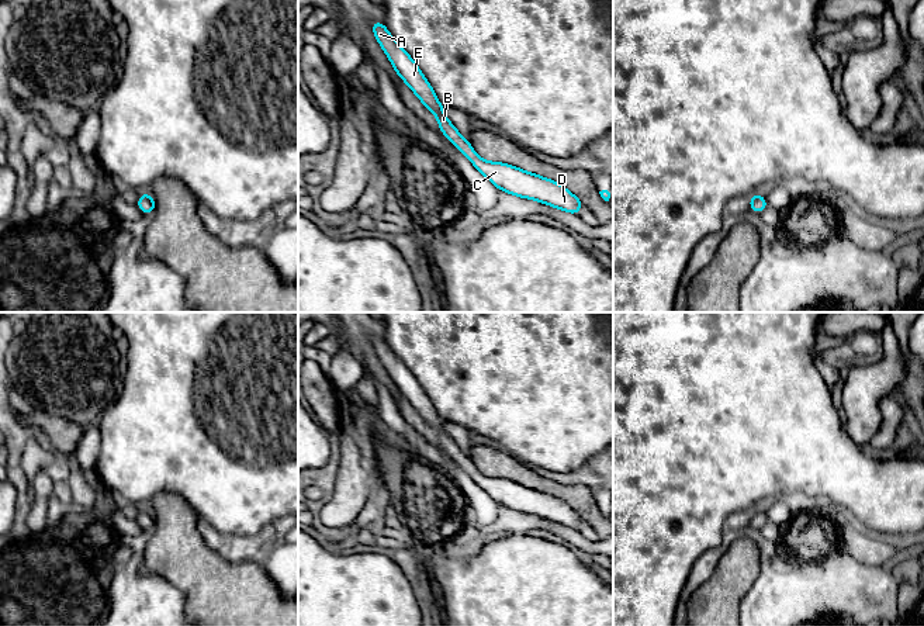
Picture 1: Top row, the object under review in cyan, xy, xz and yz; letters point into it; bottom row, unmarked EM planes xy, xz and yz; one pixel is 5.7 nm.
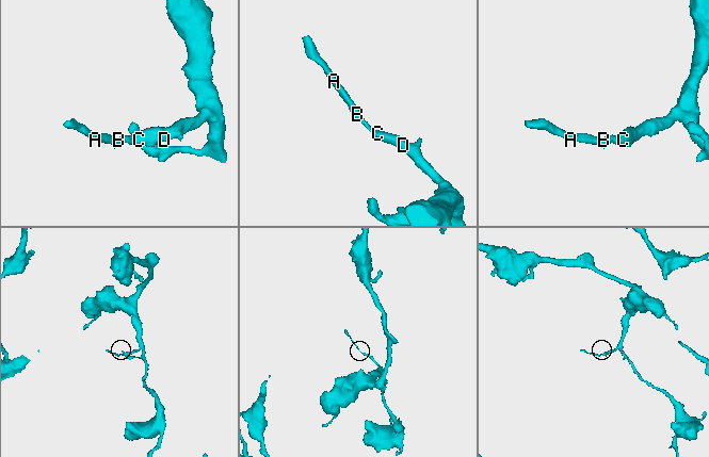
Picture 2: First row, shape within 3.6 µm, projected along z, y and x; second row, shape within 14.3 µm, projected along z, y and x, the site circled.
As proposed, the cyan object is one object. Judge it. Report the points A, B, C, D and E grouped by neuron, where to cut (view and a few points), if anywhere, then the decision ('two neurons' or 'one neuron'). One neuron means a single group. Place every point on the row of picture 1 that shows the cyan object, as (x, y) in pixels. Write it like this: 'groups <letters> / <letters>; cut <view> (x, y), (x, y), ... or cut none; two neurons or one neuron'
groups A B C D E; cut none; one neuron

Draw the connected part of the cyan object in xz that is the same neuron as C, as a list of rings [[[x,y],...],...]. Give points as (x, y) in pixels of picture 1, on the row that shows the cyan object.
[[[371,23],[373,32],[391,60],[398,76],[437,118],[440,131],[496,189],[509,194],[540,201],[577,215],[585,205],[578,197],[554,180],[529,173],[512,165],[481,159],[468,139],[464,138],[444,115],[432,86],[406,51],[391,37],[384,23]]]

